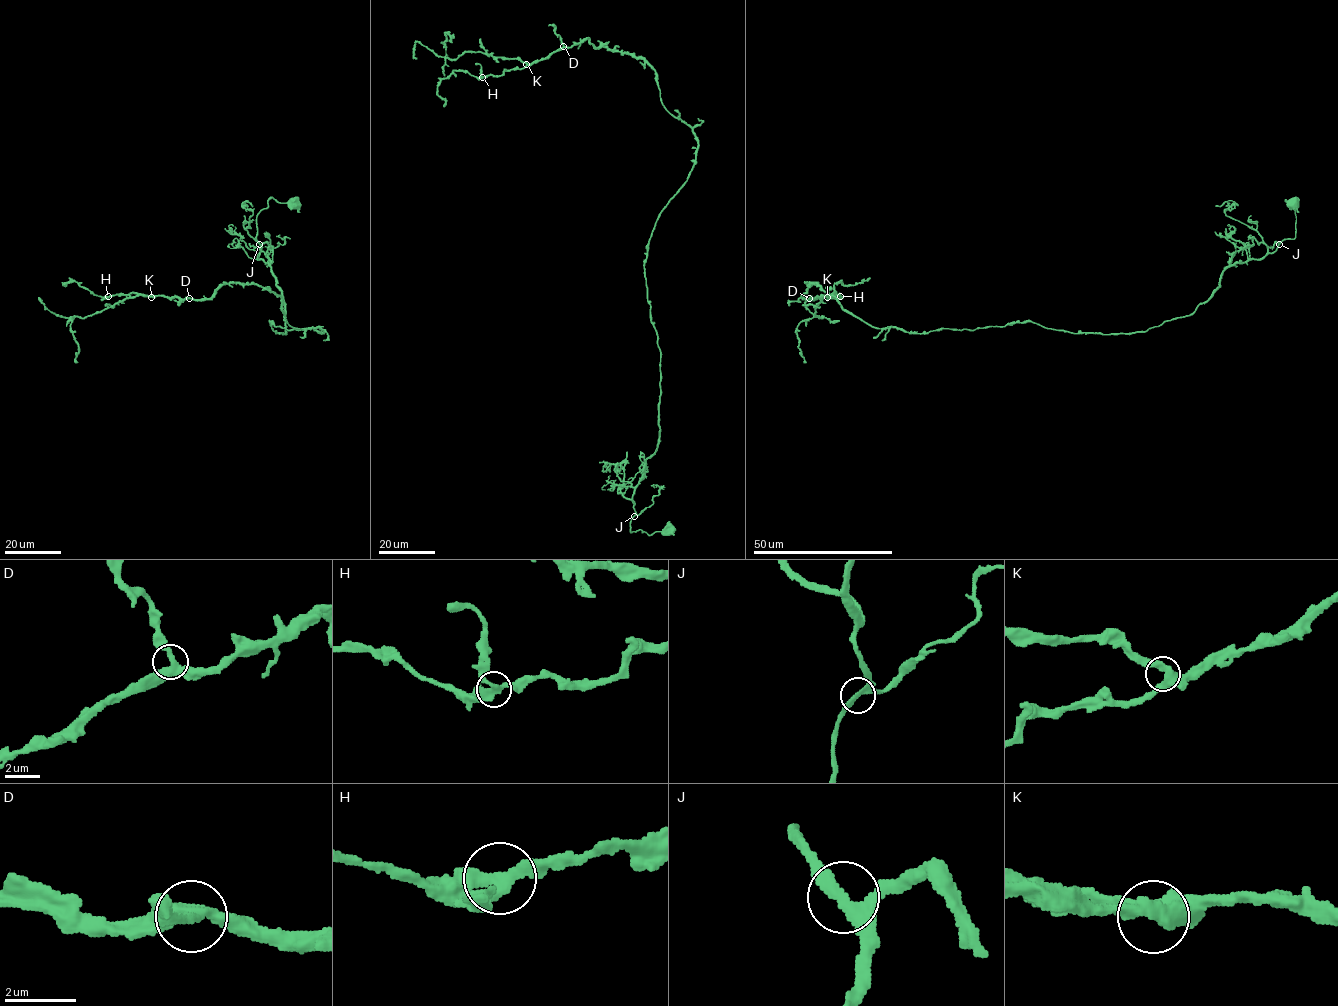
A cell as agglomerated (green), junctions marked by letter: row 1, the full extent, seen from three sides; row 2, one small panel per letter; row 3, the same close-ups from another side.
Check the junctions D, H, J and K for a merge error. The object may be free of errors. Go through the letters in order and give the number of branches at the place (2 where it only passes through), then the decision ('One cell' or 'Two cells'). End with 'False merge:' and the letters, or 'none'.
D: Branches: 3. One cell
H: Branches: 3. One cell
J: Branches: 3. One cell
K: Branches: 3. One cell
False merge: none

